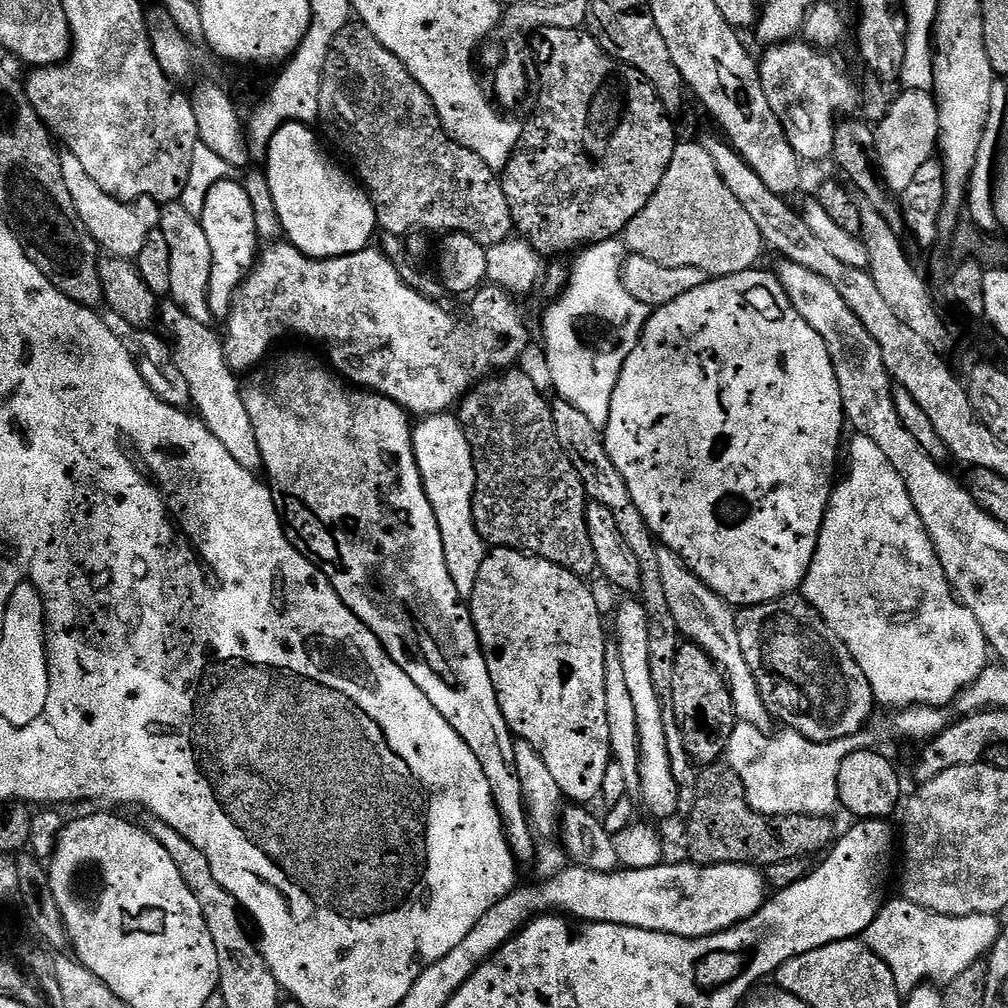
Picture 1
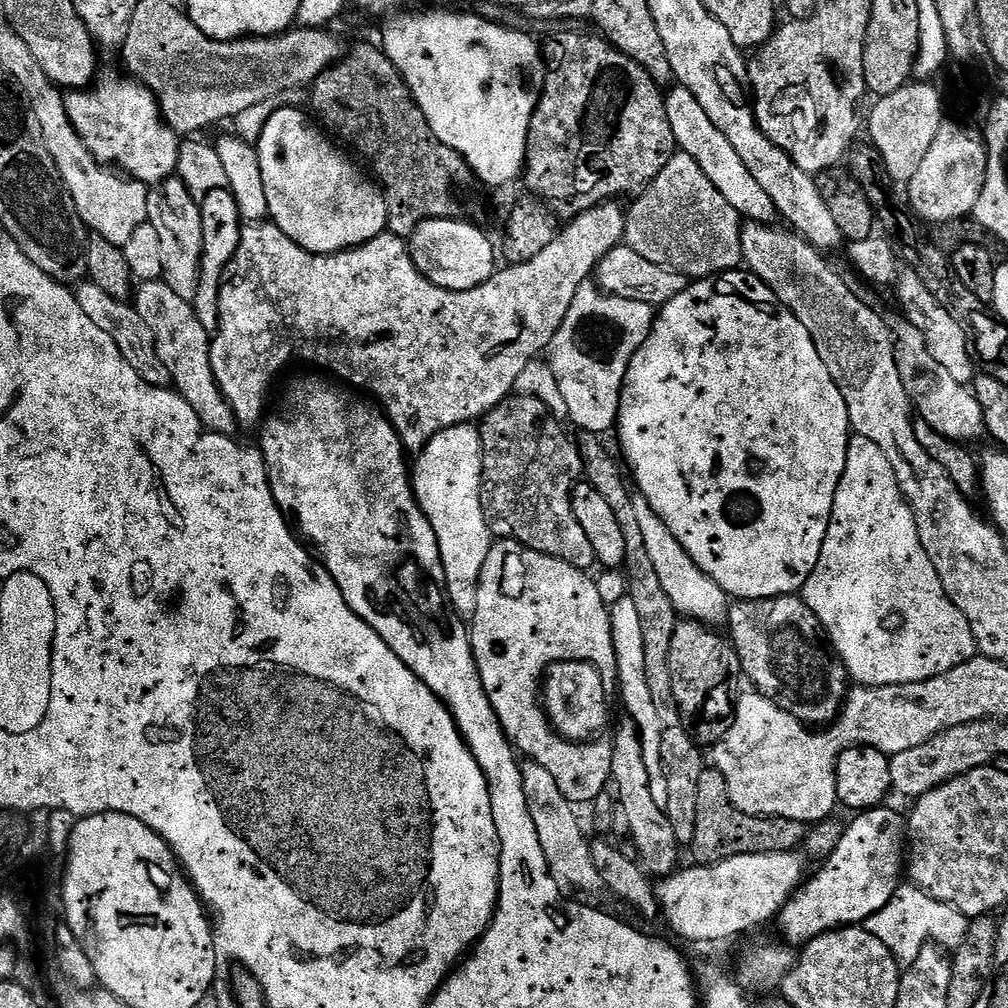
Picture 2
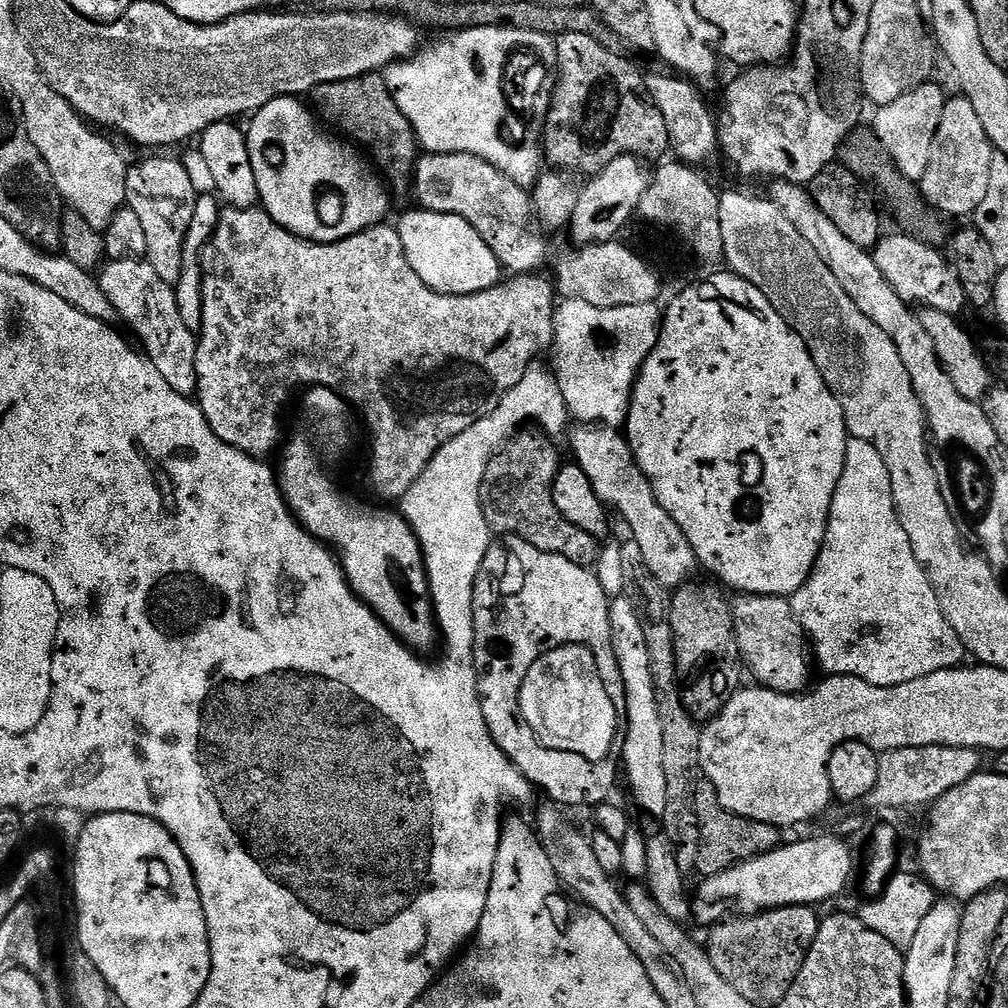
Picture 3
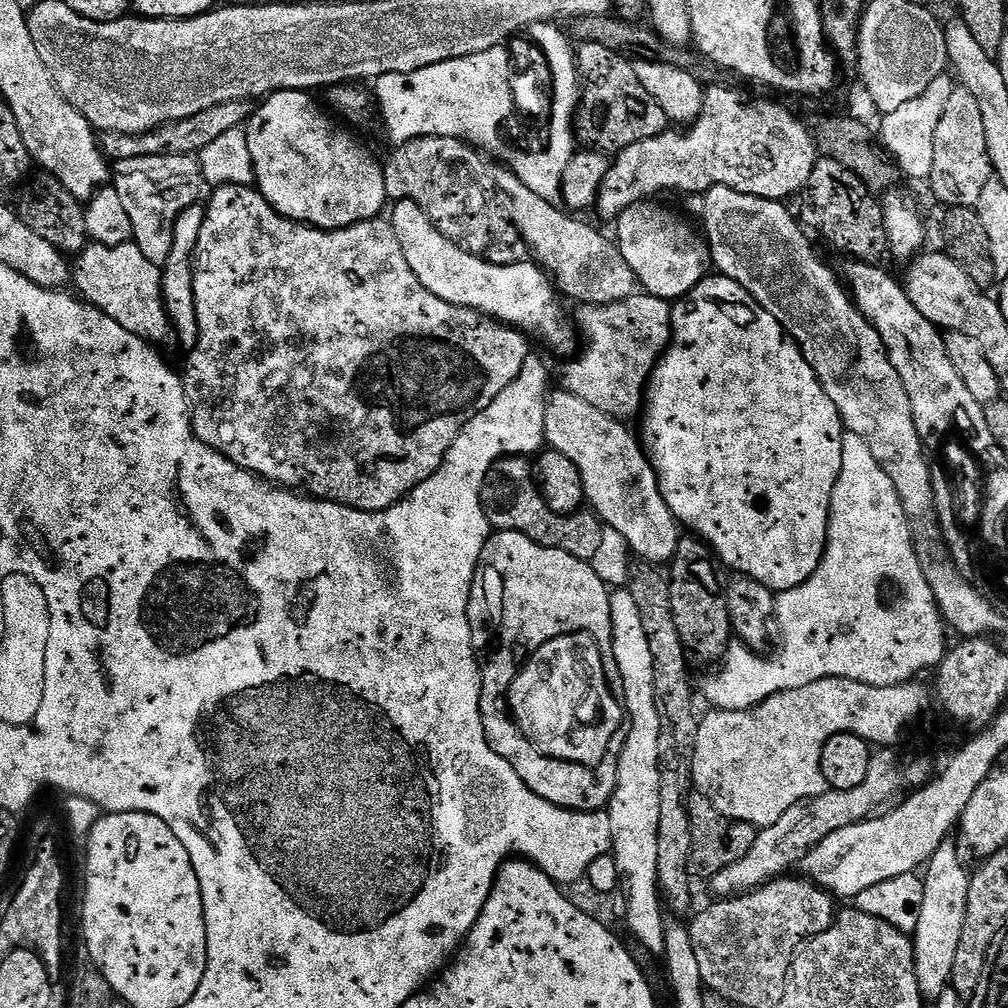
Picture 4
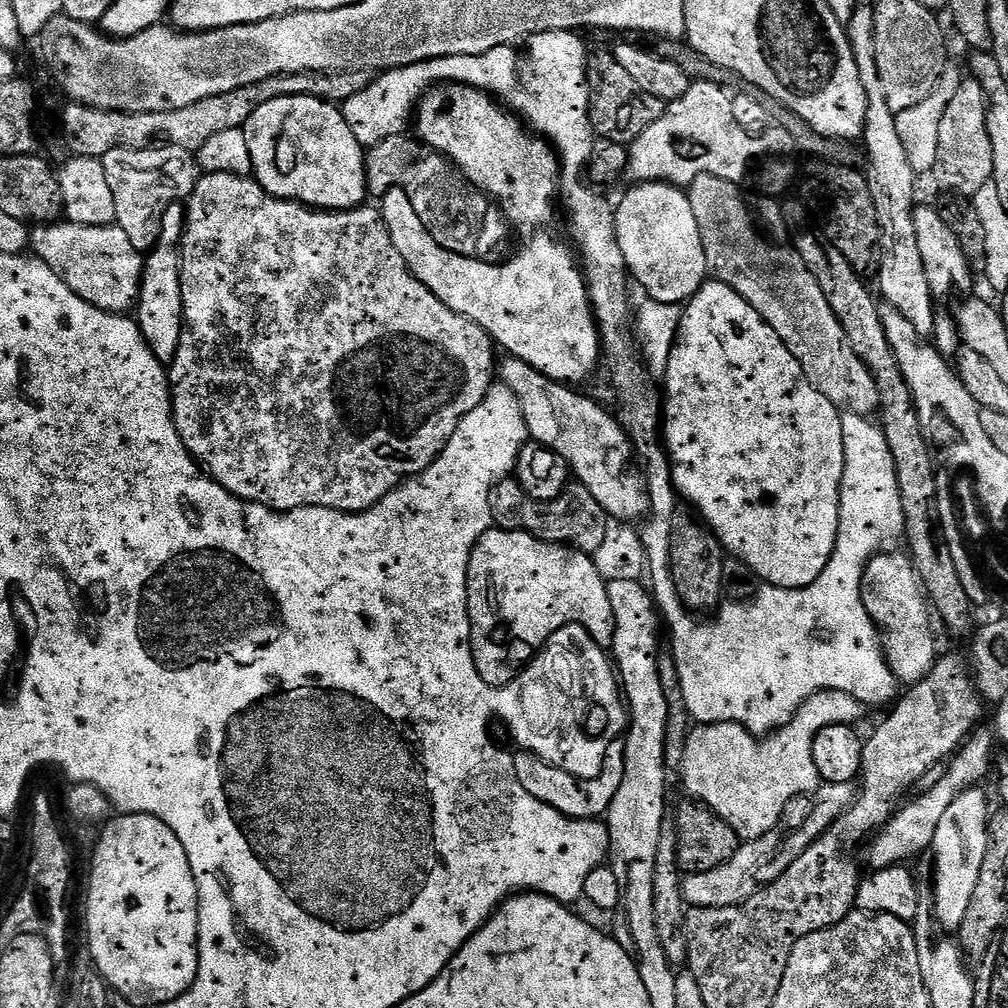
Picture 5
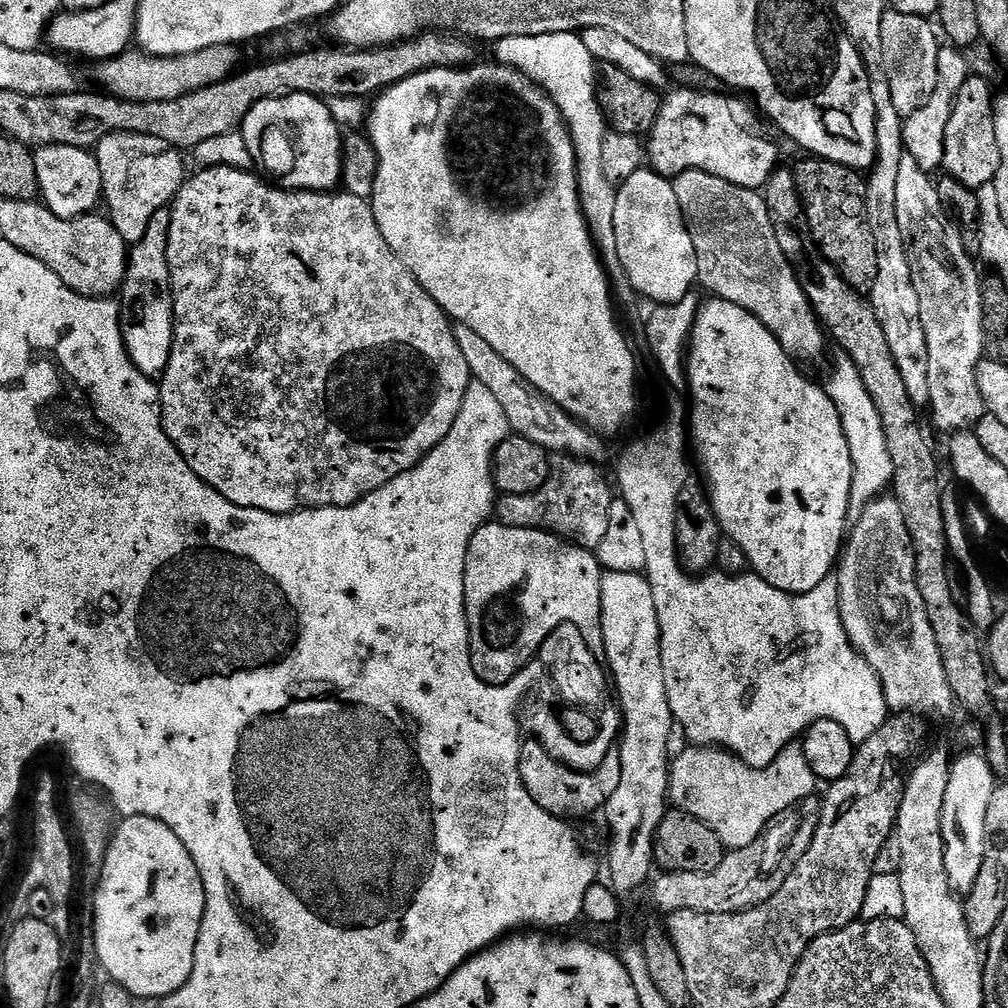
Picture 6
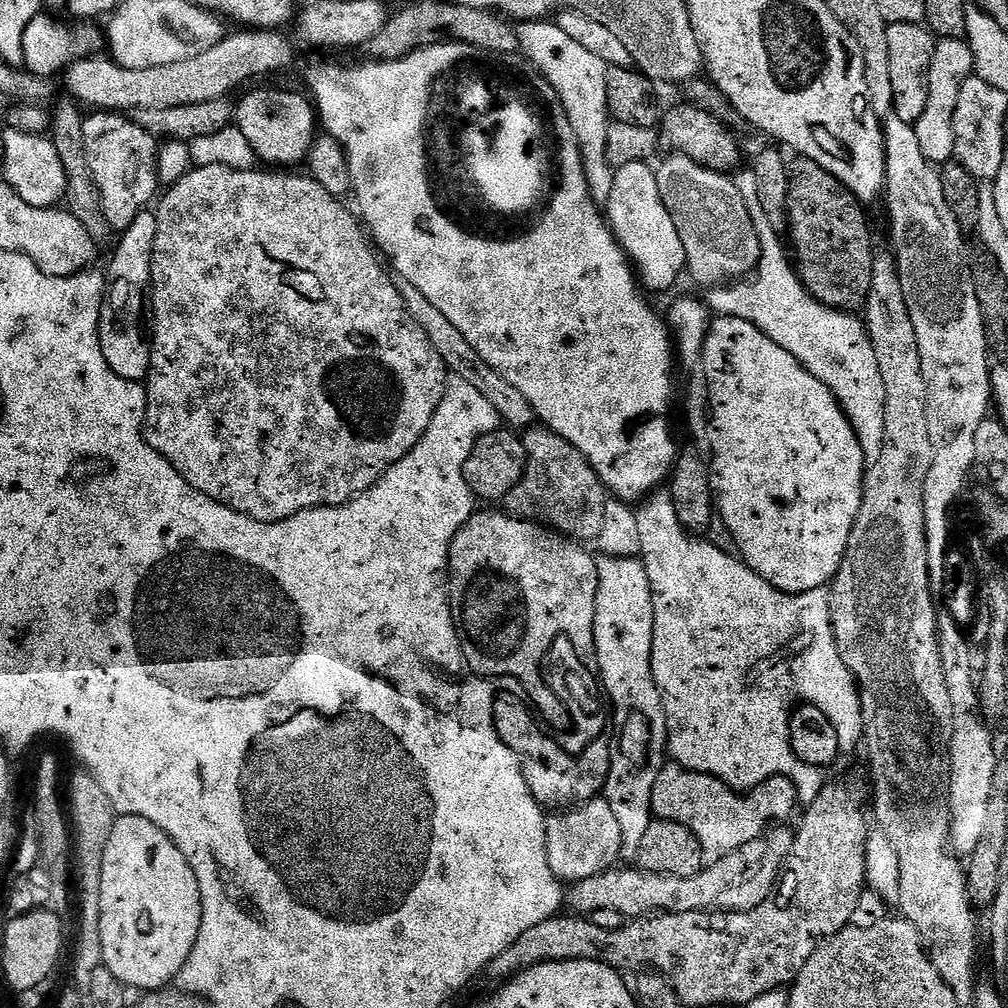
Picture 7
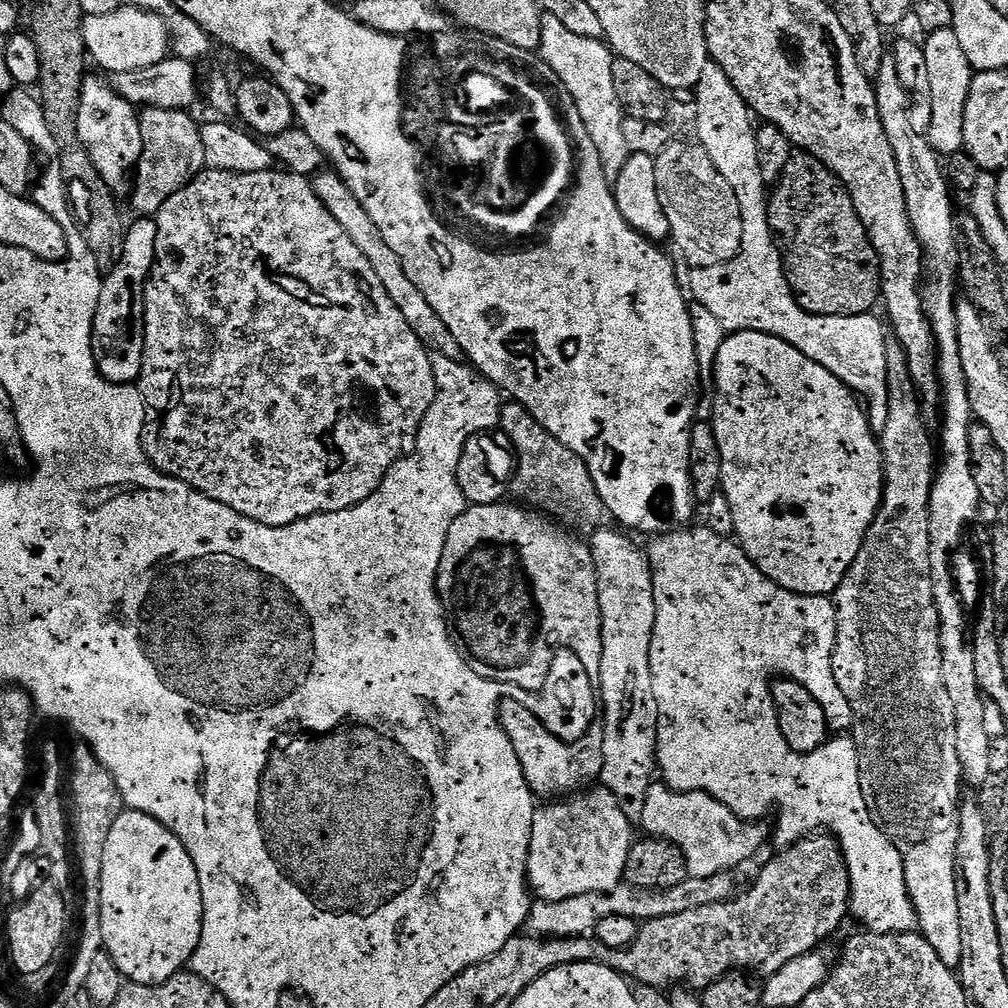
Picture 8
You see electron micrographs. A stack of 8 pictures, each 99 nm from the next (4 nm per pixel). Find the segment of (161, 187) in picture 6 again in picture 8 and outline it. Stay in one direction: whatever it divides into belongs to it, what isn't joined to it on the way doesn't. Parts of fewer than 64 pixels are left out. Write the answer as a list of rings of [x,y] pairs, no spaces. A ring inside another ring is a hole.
[[[85,79],[78,106],[78,138],[84,149],[87,150],[94,170],[98,170],[102,182],[106,182],[108,189],[114,194],[127,193],[130,188],[130,177],[137,167],[141,151],[144,148],[137,106],[120,97],[105,81],[103,84],[100,80]]]

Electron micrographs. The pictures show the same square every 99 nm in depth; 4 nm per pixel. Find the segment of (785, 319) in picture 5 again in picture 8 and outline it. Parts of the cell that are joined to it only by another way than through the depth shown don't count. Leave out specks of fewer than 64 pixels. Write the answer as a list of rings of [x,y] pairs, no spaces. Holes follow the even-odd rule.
[[[669,142],[654,157],[654,186],[658,186],[658,202],[668,223],[670,244],[680,251],[689,269],[718,266],[740,252],[742,220],[738,198],[730,190],[730,182],[718,174],[714,162],[699,143]]]

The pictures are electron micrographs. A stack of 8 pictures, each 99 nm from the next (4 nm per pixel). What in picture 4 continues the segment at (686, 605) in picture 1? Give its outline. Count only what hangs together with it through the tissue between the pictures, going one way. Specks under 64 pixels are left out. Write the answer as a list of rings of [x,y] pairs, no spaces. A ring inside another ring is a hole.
[[[563,390],[553,391],[544,405],[547,447],[558,454],[566,454],[566,458],[578,466],[587,507],[592,507],[605,525],[618,530],[641,561],[664,566],[678,550],[682,525],[662,498],[656,471],[637,433],[635,436],[628,427],[625,421],[616,420],[598,410],[598,406],[590,406],[590,402],[582,402],[582,398]]]

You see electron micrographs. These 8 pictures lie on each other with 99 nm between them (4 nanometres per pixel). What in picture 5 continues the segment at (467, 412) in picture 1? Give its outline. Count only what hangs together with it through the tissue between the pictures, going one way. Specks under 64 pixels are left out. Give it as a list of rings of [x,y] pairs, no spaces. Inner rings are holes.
[[[514,478],[496,481],[490,490],[490,514],[492,523],[497,528],[507,532],[529,532],[540,540],[551,544],[563,544],[570,548],[577,548],[579,552],[593,554],[605,539],[606,526],[609,517],[605,516],[602,506],[591,498],[584,498],[580,504],[580,520],[571,524],[568,520],[560,520],[556,512],[552,512],[553,505],[548,502],[531,500],[520,489],[520,484]]]

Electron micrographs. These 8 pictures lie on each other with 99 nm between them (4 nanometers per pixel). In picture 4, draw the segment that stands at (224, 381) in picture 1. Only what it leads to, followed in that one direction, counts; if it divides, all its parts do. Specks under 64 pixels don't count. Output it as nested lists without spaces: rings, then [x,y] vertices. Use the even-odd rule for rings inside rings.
[[[92,242],[75,260],[71,265],[71,283],[76,284],[75,291],[97,313],[114,318],[118,326],[130,330],[130,334],[143,340],[157,342],[156,340],[167,338],[168,312],[164,309],[163,298],[160,297],[164,292],[164,284],[160,281],[161,269],[150,262],[150,258],[142,254],[142,250],[138,250],[135,242],[122,246],[102,246]]]

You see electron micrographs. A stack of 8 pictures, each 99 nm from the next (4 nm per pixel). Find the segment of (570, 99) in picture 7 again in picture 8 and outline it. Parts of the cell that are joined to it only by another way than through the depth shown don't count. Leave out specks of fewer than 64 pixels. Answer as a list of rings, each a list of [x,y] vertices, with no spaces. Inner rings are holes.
[[[541,15],[539,59],[557,76],[559,87],[574,98],[574,106],[578,106],[578,114],[582,114],[582,122],[586,134],[590,134],[590,142],[594,142],[594,150],[598,150],[598,158],[602,162],[604,175],[615,178],[628,161],[628,147],[622,142],[622,122],[625,115],[618,102],[618,94],[614,94],[614,74],[612,62],[614,53],[603,39],[591,40],[573,34],[558,22],[558,18]]]

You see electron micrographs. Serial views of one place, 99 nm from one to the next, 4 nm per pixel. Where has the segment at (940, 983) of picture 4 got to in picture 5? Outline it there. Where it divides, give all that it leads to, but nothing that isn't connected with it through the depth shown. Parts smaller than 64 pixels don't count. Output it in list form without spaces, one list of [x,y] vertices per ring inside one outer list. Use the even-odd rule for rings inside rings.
[[[973,786],[962,793],[954,802],[954,806],[950,806],[946,814],[942,814],[942,822],[938,822],[938,830],[934,834],[930,852],[931,855],[936,855],[936,873],[932,876],[931,907],[941,929],[959,930],[962,918],[966,918],[970,898],[974,898],[974,886],[978,883],[983,855],[986,854],[990,817],[988,800],[982,789],[983,787]]]

